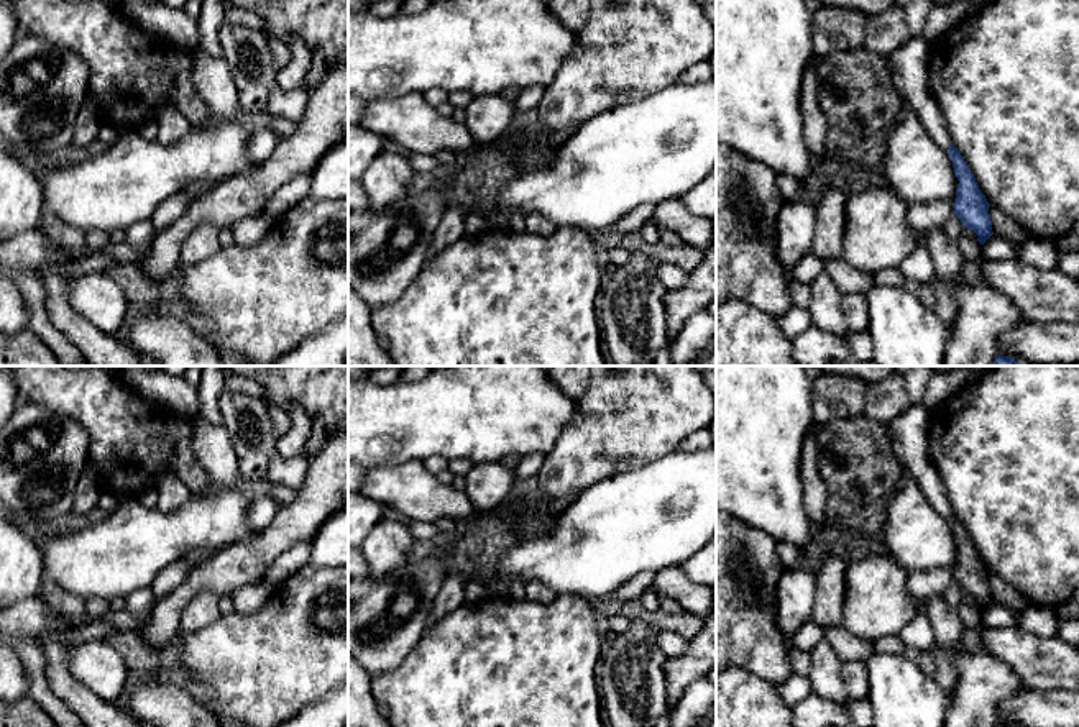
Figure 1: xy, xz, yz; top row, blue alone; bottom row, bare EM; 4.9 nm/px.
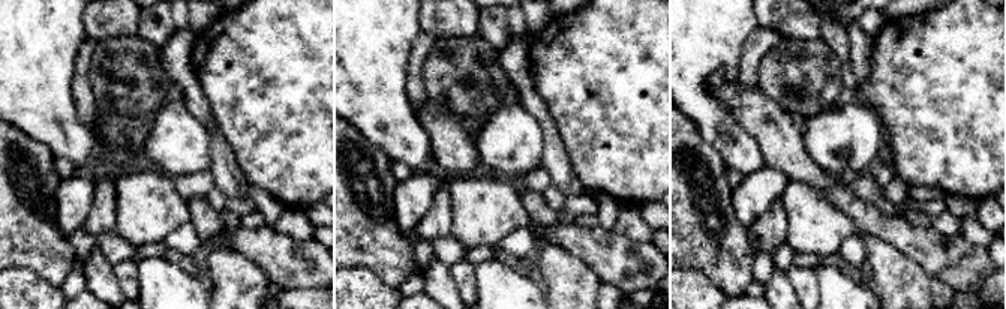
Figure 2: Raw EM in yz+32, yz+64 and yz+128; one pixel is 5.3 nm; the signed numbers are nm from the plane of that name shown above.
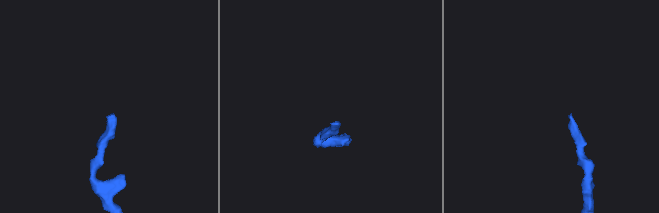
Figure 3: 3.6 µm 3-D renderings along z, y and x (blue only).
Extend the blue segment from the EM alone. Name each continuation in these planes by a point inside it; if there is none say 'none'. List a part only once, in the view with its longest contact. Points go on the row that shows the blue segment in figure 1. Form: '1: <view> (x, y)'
1: yz (909, 66)

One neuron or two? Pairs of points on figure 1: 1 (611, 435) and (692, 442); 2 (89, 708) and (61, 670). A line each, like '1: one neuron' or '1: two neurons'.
1: two neurons
2: one neuron

